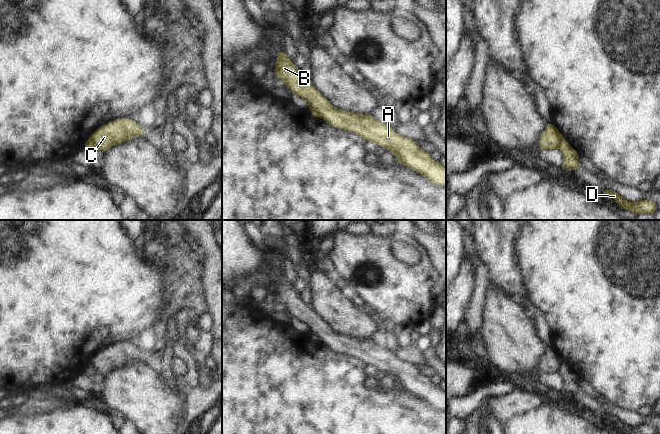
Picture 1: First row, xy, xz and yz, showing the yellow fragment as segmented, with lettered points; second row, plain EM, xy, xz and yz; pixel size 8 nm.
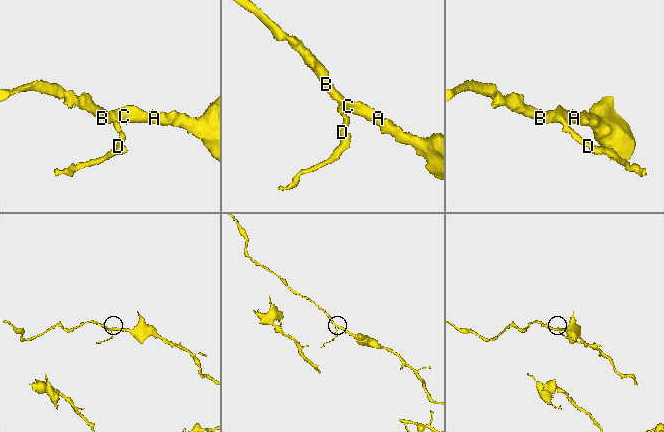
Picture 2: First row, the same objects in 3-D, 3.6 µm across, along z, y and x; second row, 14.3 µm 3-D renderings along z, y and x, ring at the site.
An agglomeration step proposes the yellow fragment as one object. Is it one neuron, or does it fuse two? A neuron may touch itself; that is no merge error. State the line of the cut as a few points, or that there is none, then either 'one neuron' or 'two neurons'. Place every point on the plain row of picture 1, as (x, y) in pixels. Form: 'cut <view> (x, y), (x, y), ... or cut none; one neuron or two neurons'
cut xy (88, 363), (97, 372); two neurons

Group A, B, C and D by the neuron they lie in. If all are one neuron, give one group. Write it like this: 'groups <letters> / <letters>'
groups A B C / D

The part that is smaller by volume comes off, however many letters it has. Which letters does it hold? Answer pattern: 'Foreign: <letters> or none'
Foreign: D

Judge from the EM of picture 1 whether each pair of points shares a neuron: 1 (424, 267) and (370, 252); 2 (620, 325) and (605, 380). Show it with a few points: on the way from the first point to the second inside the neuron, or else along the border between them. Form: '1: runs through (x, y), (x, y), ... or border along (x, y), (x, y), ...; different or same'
1: runs through (411, 271), (389, 271), (383, 265); same
2: runs through (620, 339), (619, 366); same

